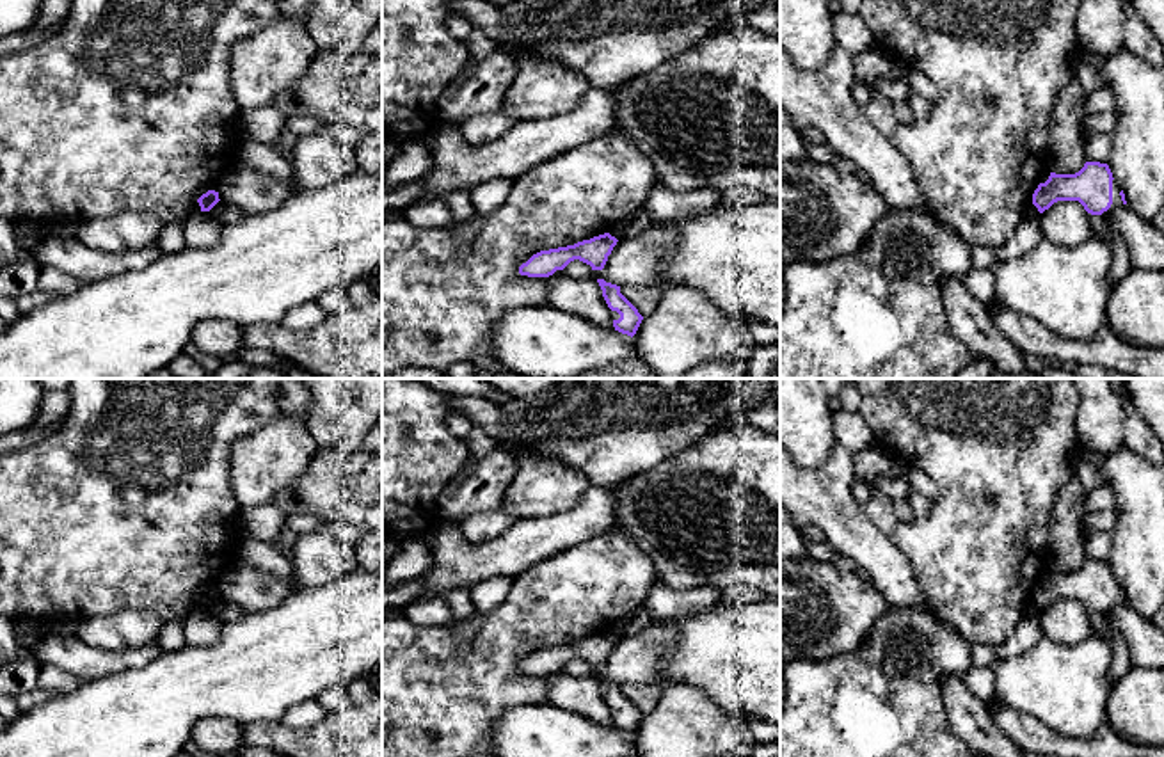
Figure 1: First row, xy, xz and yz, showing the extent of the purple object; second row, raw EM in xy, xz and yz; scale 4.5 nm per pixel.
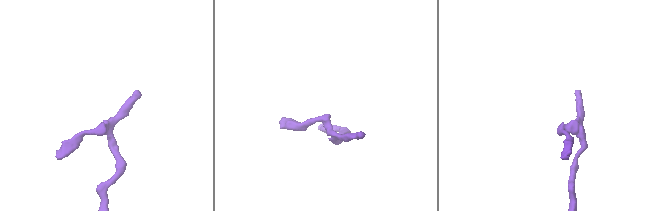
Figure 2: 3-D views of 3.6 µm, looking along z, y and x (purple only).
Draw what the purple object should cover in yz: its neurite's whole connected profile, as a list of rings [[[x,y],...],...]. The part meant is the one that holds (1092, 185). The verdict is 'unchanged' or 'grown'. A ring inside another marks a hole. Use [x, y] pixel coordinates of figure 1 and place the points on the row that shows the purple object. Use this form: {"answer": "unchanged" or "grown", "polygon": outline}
{"answer": "grown", "polygon": [[[1086,162],[1075,174],[1050,172],[1032,194],[1032,204],[1040,213],[1057,201],[1079,201],[1091,215],[1105,217],[1120,204],[1127,204],[1125,194],[1107,163]]]}

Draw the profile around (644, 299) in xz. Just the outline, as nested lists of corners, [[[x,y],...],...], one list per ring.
[[[624,284],[620,293],[638,309],[642,316],[649,316],[659,304],[663,288],[645,288]]]

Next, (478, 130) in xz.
[[[503,112],[467,117],[457,123],[462,140],[469,146],[483,146],[503,137],[517,121]]]

